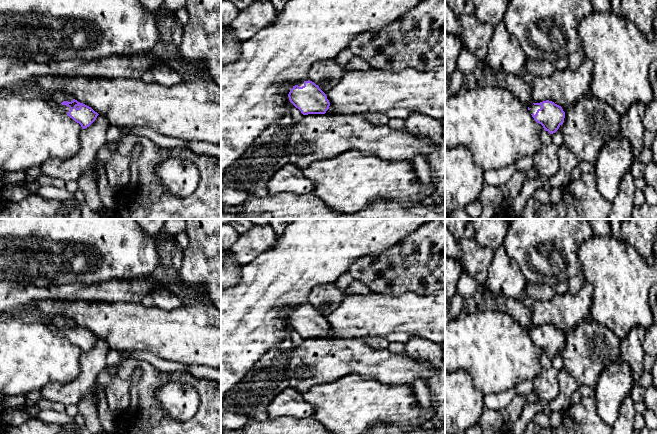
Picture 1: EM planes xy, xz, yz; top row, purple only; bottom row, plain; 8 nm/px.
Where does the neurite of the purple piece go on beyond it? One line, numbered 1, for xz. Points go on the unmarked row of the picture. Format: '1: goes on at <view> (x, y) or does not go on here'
1: goes on at xz (301, 307)

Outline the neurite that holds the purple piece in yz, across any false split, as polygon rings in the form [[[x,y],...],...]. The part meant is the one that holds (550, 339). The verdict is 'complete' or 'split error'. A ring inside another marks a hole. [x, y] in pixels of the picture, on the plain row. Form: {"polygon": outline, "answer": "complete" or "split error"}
{"polygon": [[[552,325],[533,327],[528,331],[528,334],[534,344],[550,358],[555,357],[564,346],[565,336],[561,330]]], "answer": "split error"}

